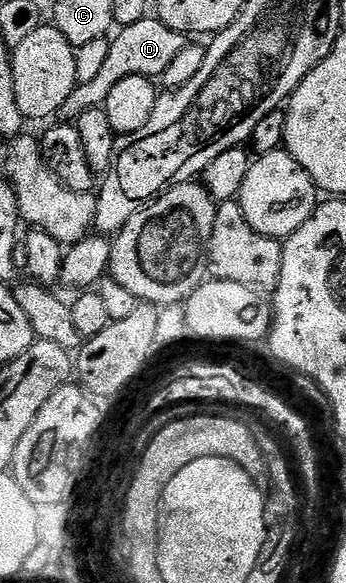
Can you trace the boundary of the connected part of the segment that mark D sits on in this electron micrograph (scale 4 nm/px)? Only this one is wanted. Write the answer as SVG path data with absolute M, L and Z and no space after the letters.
M148 17L137 21L133 25L122 28L118 32L120 35L112 38L111 48L105 63L101 66L98 74L94 75L93 81L80 83L69 93L69 98L65 100L65 105L61 105L58 118L63 121L74 121L79 118L85 109L103 107L107 102L109 93L113 93L113 85L125 77L134 75L146 75L148 77L162 77L165 69L169 69L173 57L183 47L186 47L189 39L182 31L171 31L158 17Z

